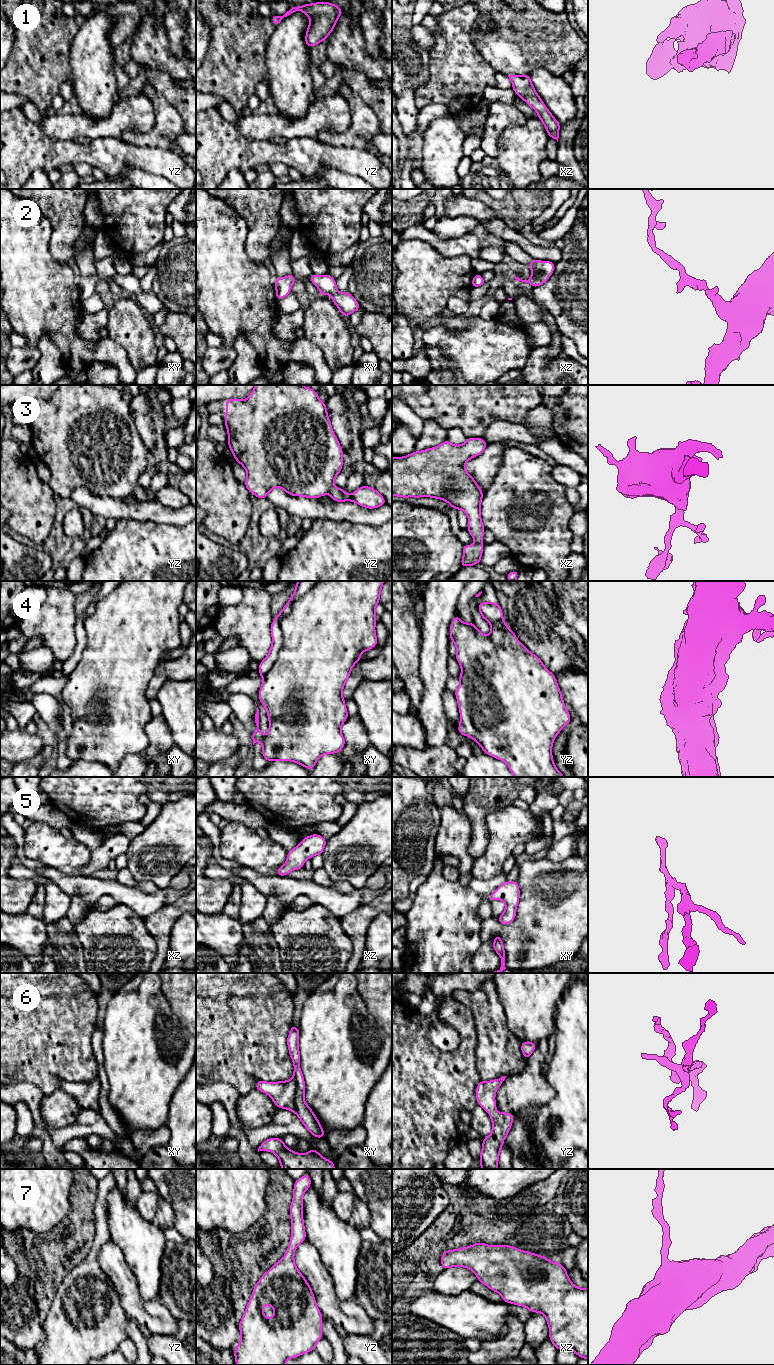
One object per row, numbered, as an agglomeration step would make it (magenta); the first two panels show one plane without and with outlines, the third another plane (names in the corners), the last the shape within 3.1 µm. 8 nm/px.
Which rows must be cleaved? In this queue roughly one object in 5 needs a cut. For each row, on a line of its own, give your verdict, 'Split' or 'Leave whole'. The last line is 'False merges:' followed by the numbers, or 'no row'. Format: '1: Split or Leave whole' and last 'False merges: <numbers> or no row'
1: Leave whole
2: Leave whole
3: Leave whole
4: Leave whole
5: Leave whole
6: Leave whole
7: Leave whole
False merges: no row

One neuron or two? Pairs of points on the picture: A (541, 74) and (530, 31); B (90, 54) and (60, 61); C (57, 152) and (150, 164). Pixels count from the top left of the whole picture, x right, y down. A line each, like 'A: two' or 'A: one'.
A: two
B: two
C: one

